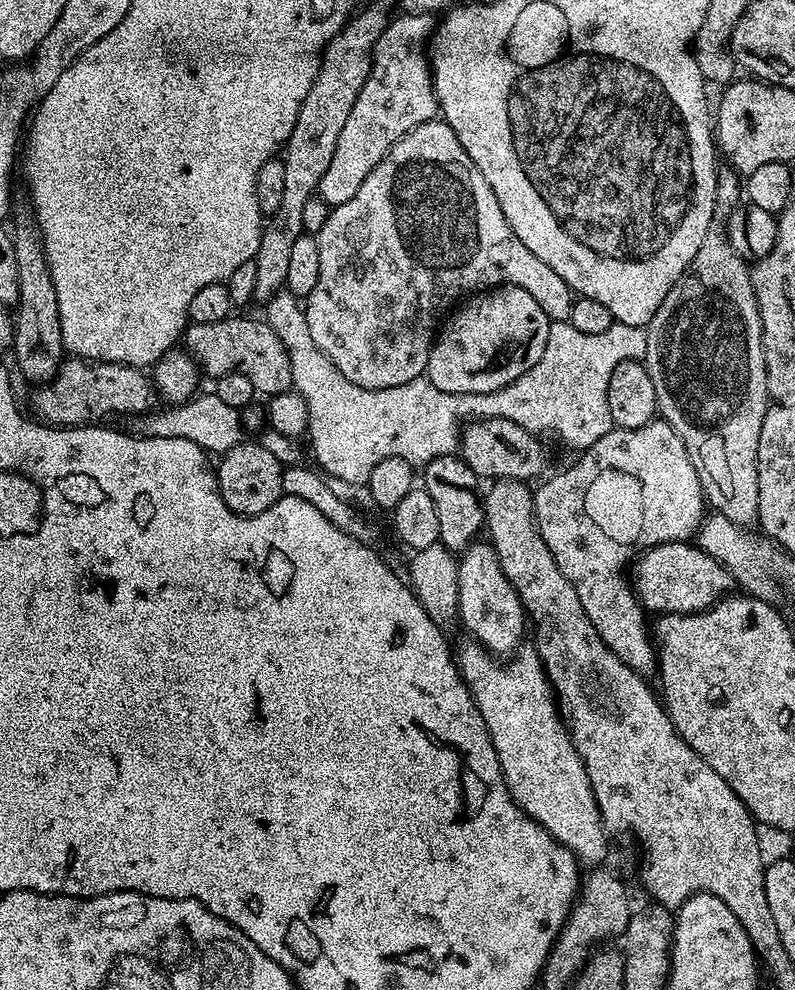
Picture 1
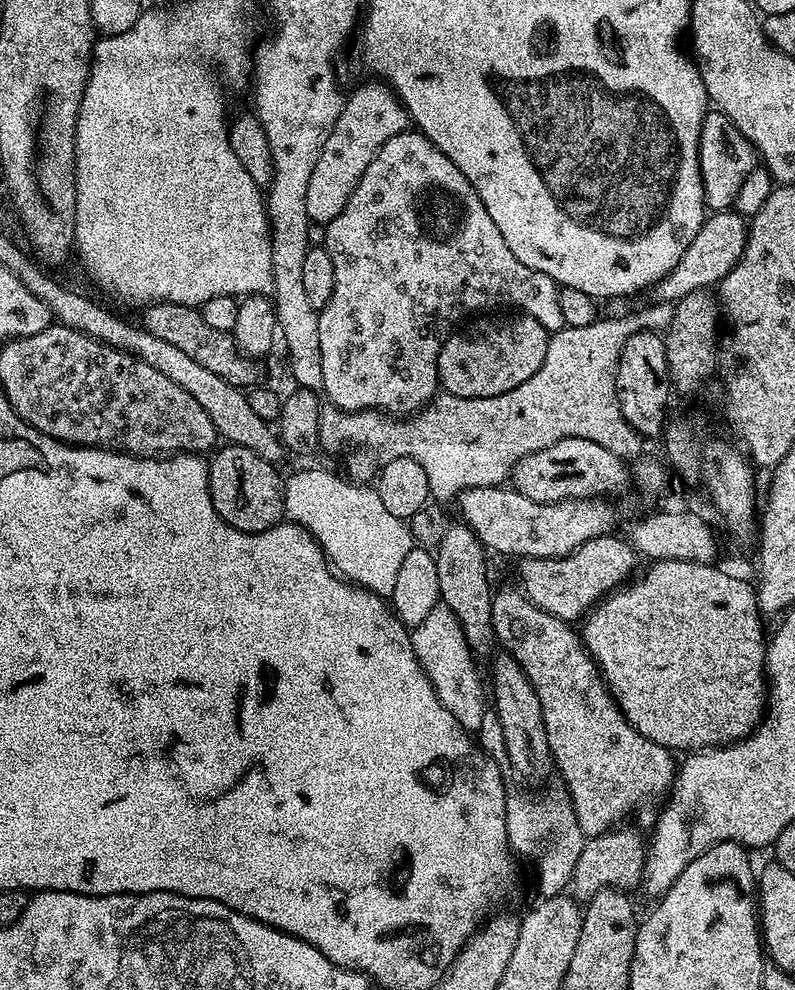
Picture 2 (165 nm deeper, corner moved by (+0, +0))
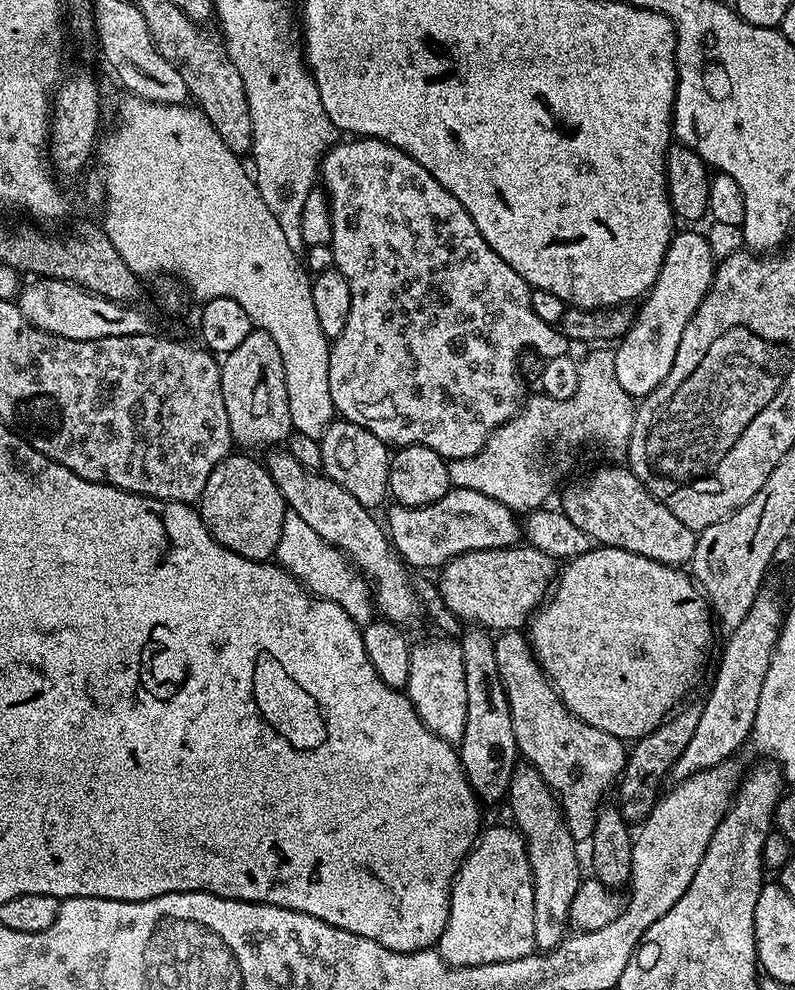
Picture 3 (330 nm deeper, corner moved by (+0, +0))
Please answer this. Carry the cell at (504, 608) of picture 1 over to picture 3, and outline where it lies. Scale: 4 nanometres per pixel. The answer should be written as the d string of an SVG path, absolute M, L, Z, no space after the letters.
M516 768L508 787L507 804L512 811L511 823L520 833L528 851L534 882L534 938L536 948L541 953L546 953L558 947L564 939L566 923L569 921L568 910L582 881L580 856L576 853L578 842L570 834L568 824L564 821L564 813L560 811L556 793L548 787L536 768Z

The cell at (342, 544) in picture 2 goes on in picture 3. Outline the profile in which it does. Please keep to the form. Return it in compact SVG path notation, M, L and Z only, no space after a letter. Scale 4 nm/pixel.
M290 510L285 511L284 521L282 522L282 538L278 538L276 547L275 563L300 581L305 588L314 596L320 596L330 602L338 602L342 610L352 621L361 626L371 624L374 620L374 601L372 589L367 580L356 571L351 560L344 555L340 549L333 544L327 544L298 514Z

